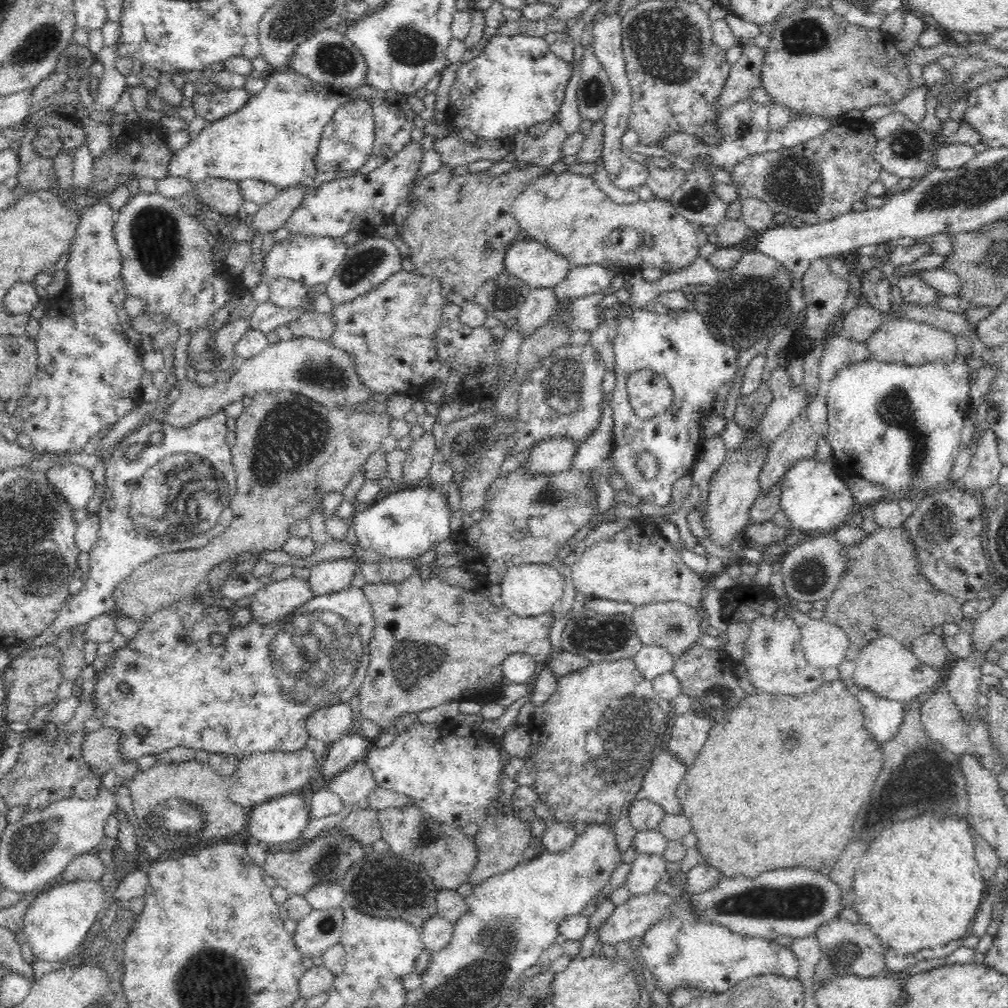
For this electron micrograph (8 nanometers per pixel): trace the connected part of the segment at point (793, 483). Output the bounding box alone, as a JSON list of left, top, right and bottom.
[780,458,858,537]

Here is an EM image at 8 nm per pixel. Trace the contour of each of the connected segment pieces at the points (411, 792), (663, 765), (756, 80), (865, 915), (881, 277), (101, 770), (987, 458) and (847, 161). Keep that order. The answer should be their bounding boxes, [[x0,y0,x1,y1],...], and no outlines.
[[365,720,505,828],[642,751,688,814],[715,42,765,111],[852,814,986,957],[860,266,892,319],[82,727,121,778],[957,428,1000,493],[732,124,882,225]]

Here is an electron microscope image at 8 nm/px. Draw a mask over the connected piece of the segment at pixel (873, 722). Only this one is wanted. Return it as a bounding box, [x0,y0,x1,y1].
[854,688,904,746]

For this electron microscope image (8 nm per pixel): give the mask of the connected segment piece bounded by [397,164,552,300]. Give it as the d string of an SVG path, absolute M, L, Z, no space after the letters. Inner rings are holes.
M529 164L520 168L520 169L511 169L505 174L501 176L490 176L488 172L478 172L478 173L465 173L462 176L455 177L451 174L452 168L448 168L447 166L443 166L437 172L433 174L424 176L422 179L416 182L416 186L414 186L413 190L409 194L409 200L414 202L416 206L413 208L413 211L407 216L407 219L404 223L398 226L398 230L401 232L402 240L406 243L406 246L410 250L409 260L411 260L416 268L416 272L420 272L422 275L432 275L438 277L442 281L442 294L446 296L449 292L458 292L460 296L463 296L466 300L472 299L478 288L480 288L481 284L484 284L486 280L490 280L490 278L496 278L496 276L500 276L504 271L504 259L506 251L509 249L514 242L521 239L523 237L523 232L519 227L519 224L516 222L516 219L512 216L510 212L510 207L512 203L520 193L534 180L538 180L540 176L546 176L546 174L552 173L551 166L550 167L538 167L537 164ZM489 244L492 248L492 251L486 251L485 246Z

